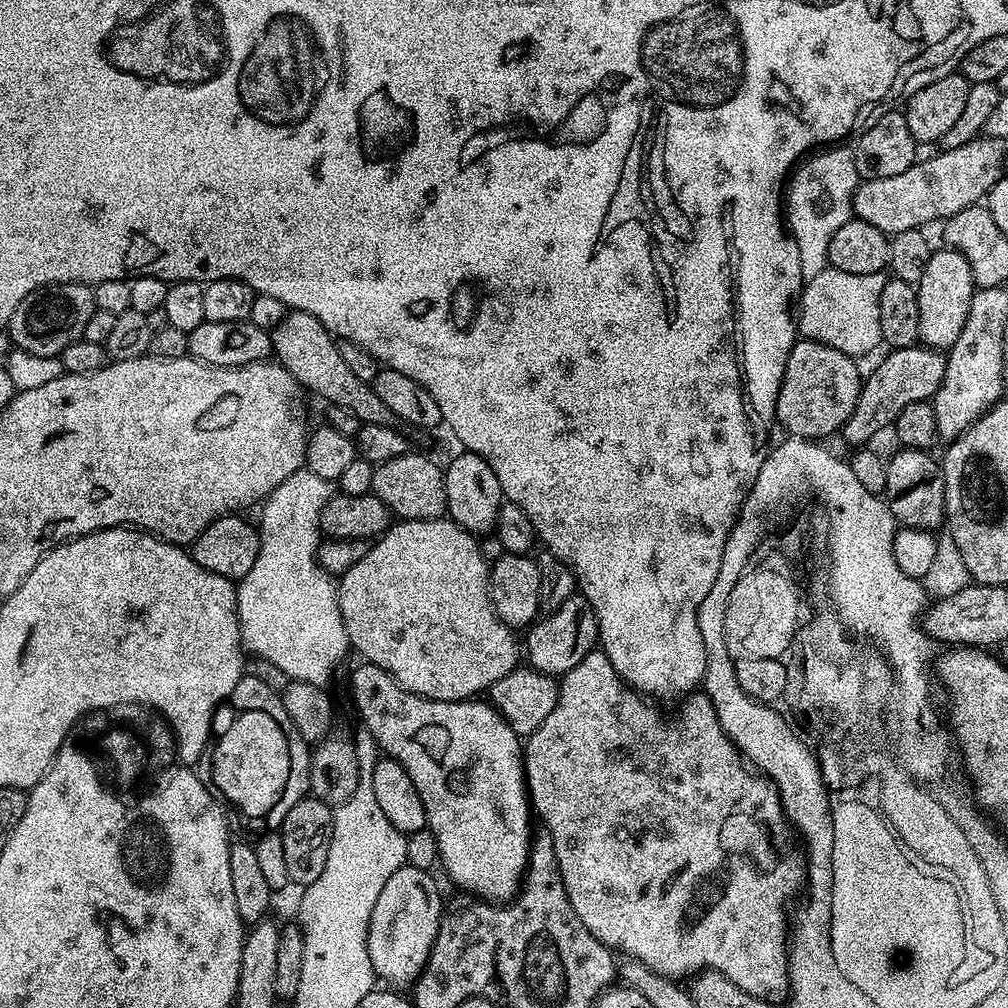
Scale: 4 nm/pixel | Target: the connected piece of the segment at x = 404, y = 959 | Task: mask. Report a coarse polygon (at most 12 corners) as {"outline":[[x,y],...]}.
{"outline":[[400,867],[371,910],[377,977],[411,985],[444,900],[425,868]]}

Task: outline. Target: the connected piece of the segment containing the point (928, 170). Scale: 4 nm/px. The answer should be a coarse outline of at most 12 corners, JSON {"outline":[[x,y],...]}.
{"outline":[[977,138],[865,180],[852,215],[885,234],[981,203],[1005,141]]}

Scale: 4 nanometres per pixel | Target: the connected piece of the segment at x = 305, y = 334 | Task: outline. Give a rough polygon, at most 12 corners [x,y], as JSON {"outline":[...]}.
{"outline":[[285,311],[272,356],[305,393],[361,424],[396,416],[314,314]]}

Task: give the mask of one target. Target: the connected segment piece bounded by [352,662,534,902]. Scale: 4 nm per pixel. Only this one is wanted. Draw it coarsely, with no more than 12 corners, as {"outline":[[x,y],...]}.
{"outline":[[367,662],[352,700],[414,782],[438,864],[508,902],[533,829],[522,740],[491,703]]}

